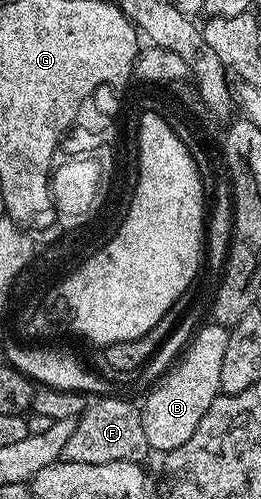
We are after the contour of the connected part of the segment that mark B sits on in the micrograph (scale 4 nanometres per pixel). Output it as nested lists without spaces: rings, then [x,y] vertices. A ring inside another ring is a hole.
[[[209,321],[206,327],[198,329],[190,338],[187,346],[159,382],[144,396],[143,401],[149,404],[149,415],[153,415],[153,427],[157,427],[157,439],[149,435],[147,441],[154,452],[168,453],[195,433],[203,413],[211,409],[211,401],[221,394],[219,372],[223,369],[223,353],[227,353],[227,341],[230,328],[221,327],[215,321]]]

